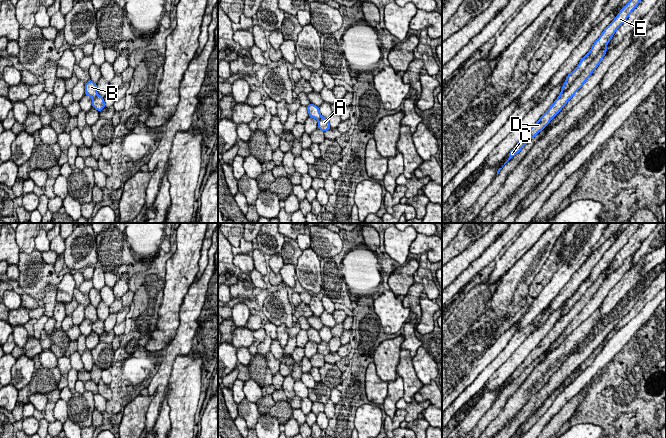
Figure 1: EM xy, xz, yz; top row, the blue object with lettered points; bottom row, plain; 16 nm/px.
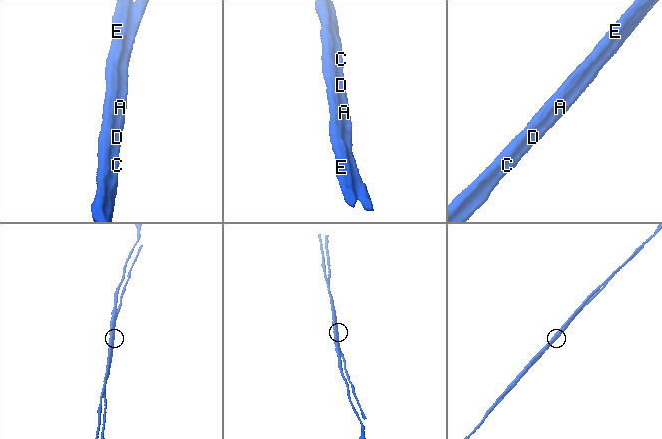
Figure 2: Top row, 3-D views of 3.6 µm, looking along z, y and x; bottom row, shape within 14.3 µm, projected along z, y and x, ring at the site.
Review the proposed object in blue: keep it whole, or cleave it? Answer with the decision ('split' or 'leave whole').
split

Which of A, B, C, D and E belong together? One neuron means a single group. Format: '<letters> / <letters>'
A C D / B E

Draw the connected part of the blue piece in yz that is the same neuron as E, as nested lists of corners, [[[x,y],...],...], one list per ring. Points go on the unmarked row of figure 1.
[[[631,223],[618,237],[615,243],[604,253],[600,261],[594,266],[590,275],[580,284],[578,290],[567,299],[559,320],[566,315],[573,305],[584,295],[598,276],[612,263],[616,254],[626,245],[631,236],[638,230],[641,223]]]

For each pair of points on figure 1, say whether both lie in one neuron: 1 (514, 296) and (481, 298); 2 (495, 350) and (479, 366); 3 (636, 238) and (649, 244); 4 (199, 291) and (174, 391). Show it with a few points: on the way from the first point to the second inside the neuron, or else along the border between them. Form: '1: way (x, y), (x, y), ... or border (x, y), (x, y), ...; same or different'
1: border (502, 278), (483, 311); different
2: way (491, 354), (483, 362); same
3: border (650, 233), (635, 251); different
4: border (187, 354), (179, 354), (176, 357), (170, 375); different

